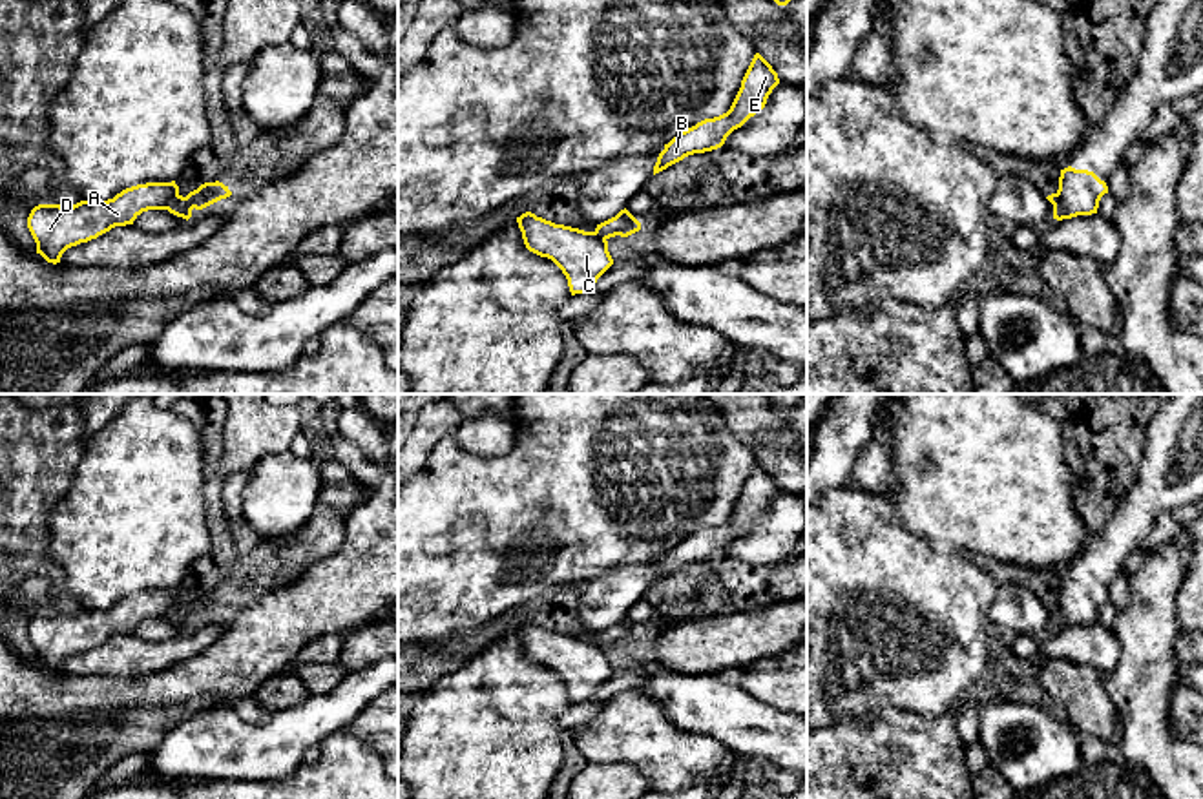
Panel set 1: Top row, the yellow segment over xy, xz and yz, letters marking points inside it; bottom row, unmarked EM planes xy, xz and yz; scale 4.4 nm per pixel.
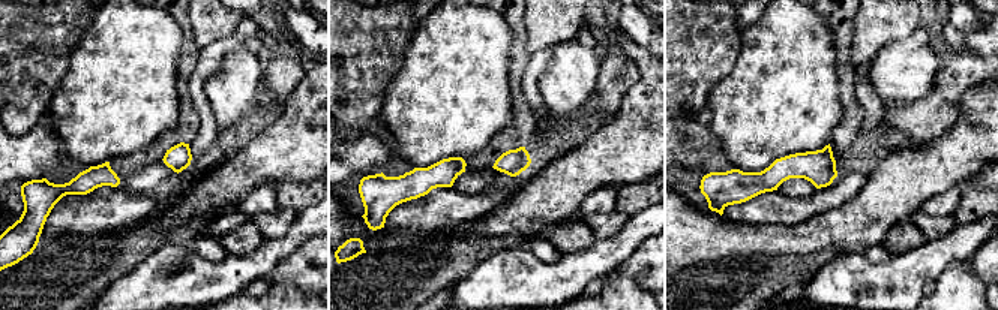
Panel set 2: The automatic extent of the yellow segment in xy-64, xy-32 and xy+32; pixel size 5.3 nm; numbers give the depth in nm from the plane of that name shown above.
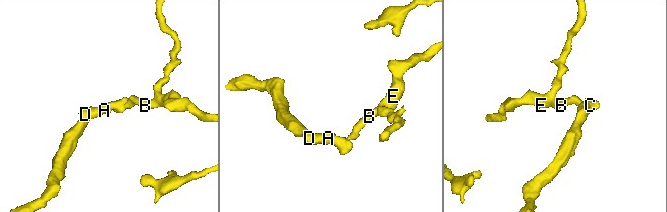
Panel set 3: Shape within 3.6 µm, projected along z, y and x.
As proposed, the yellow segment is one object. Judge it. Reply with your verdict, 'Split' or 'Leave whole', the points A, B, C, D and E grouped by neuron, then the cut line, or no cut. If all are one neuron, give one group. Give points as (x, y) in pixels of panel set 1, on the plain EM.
Split. Groups: A C D / B E. Split along xz (594, 641), (605, 648)

